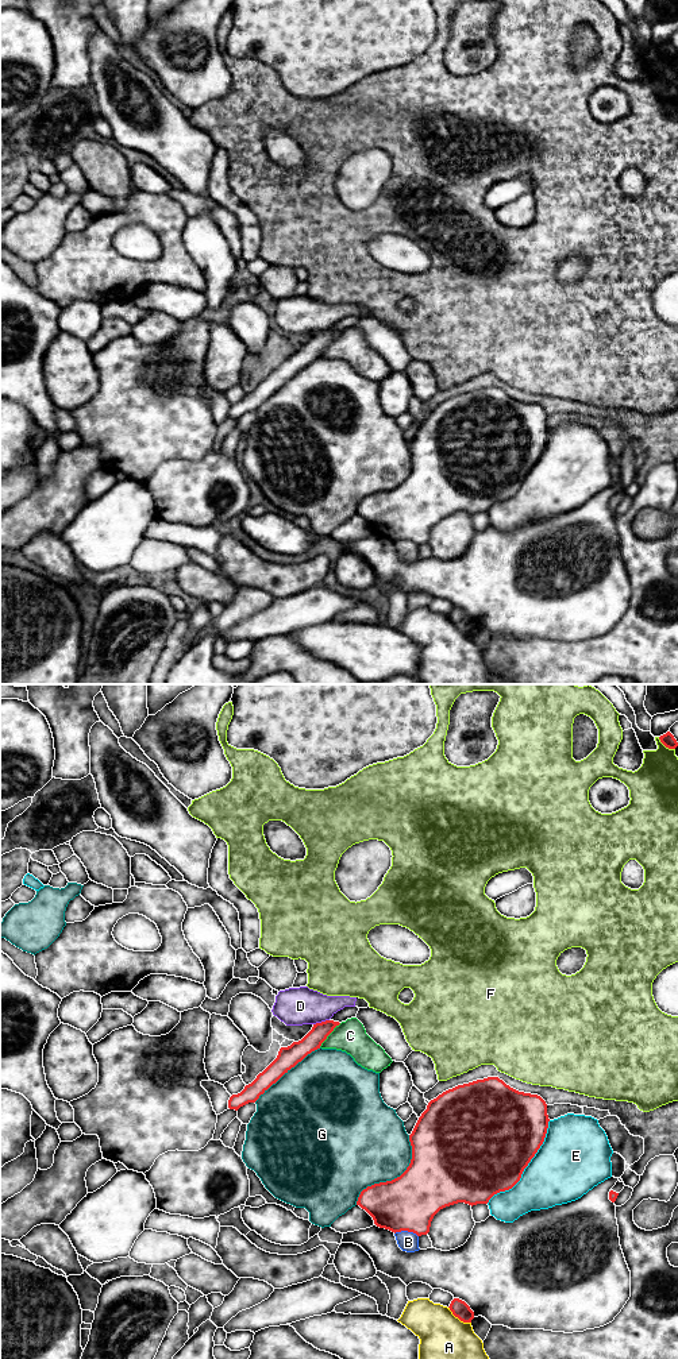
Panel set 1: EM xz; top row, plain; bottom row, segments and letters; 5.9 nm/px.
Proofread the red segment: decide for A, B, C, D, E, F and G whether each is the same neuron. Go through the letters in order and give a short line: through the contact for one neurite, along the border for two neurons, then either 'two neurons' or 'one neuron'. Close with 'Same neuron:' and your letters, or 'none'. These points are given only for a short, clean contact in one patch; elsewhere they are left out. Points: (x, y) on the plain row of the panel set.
A: two neurons
B: line xz (395, 541), (412, 540), (418, 545); two neurons
C: two neurons
D: line xz (328, 328), (314, 334); two neurons
E: two neurons
F: two neurons
G: two neurons
Same neuron: none

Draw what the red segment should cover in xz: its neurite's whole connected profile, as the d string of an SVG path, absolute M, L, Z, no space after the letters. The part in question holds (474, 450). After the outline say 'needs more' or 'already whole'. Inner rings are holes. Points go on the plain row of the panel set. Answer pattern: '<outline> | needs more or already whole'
M498 386L448 398L428 412L409 444L412 468L407 479L392 490L363 498L357 514L365 518L380 537L394 543L408 540L417 545L427 544L434 525L440 518L458 511L471 516L488 513L494 503L512 498L543 453L548 431L547 413L540 405L519 401Z | already whole

